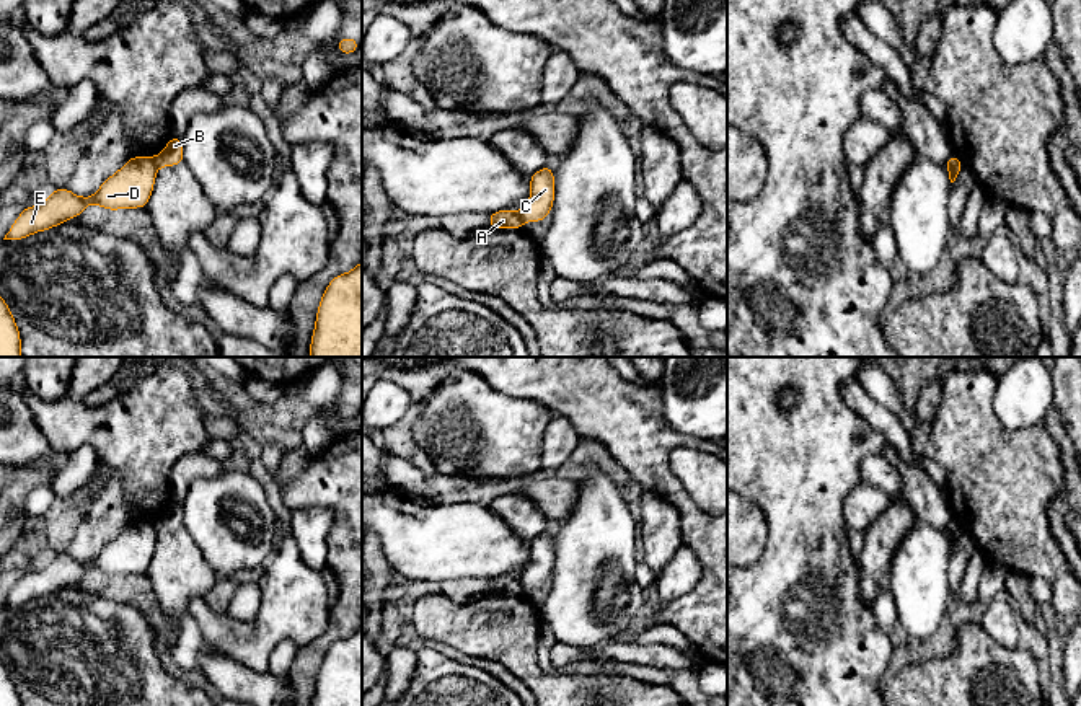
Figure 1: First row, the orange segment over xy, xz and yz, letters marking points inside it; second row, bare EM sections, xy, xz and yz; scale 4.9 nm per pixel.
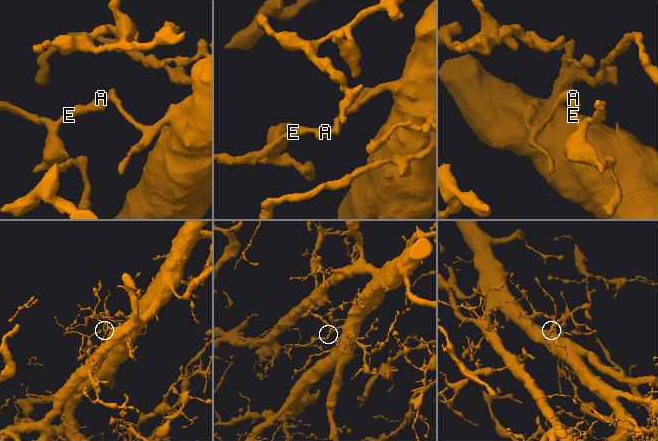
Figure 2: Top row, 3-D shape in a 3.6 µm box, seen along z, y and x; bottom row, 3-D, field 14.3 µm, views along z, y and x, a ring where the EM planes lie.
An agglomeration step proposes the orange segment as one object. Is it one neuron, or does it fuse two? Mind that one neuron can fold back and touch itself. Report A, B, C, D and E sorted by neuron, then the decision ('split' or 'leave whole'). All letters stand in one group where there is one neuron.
A D E / B C; split

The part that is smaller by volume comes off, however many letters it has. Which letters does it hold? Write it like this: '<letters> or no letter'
A, D, E

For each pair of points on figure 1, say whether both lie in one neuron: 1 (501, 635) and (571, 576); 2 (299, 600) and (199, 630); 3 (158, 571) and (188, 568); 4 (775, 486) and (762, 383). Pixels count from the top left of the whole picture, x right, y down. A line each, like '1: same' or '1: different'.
1: different
2: same
3: same
4: same

